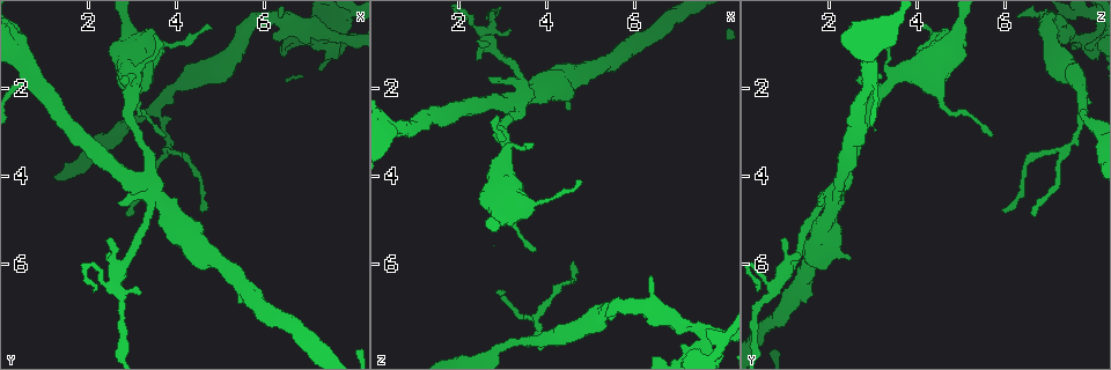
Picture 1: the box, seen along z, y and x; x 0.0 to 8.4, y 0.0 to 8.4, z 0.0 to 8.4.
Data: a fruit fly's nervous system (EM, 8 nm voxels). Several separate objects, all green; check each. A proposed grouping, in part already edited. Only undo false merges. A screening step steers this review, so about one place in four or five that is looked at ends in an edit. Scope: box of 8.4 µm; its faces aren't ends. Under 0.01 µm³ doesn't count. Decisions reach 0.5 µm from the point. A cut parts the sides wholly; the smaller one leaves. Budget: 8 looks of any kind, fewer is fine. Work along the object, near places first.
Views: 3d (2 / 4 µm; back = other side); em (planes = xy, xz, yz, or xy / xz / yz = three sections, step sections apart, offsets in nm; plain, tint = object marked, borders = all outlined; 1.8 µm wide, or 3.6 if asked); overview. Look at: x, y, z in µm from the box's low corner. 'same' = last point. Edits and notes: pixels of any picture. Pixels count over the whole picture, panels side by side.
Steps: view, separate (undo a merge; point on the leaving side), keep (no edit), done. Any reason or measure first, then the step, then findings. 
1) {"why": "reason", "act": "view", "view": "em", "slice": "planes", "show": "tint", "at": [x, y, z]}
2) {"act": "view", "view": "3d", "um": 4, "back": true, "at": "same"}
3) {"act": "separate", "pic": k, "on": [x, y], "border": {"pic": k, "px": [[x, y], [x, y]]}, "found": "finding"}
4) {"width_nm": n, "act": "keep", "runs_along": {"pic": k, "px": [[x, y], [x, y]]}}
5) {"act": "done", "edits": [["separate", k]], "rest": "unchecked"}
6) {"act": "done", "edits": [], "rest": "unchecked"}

{"why": "sharp bend", "act": "view", "view": "em", "slice": "planes", "show": "tint", "at": [3.05, 2.10, 3.10]}

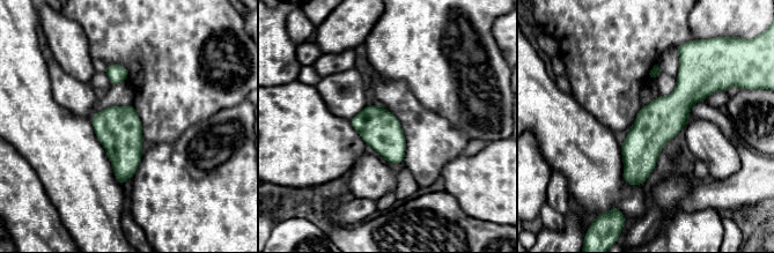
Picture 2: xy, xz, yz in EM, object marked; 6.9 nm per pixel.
{"act": "keep", "runs_along": {"pic": 2, "px": [[683, 65], [684, 97], [631, 181]]}, "found": "one cell here"}

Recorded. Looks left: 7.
{"why": "abrupt turn", "act": "view", "view": "em", "slice": "planes", "show": "borders", "at": [3.25, 4.00, 2.40]}

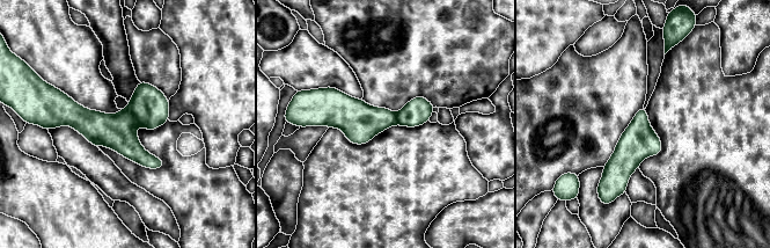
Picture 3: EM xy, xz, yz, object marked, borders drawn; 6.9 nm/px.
{"width_nm": 240, "act": "separate", "pic": 3, "on": [151, 108], "border": {"pic": 3, "px": [[127, 107], [138, 124]]}, "found": "a second cell is stuck on"}

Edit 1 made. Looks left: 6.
{"why": "arms part here", "act": "view", "view": "3d", "um": 2, "back": true, "at": [3.75, 3.35, 7.35]}

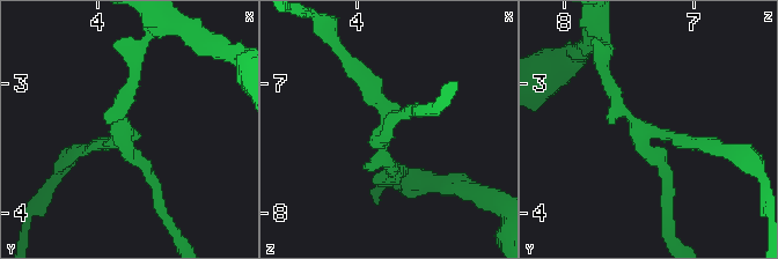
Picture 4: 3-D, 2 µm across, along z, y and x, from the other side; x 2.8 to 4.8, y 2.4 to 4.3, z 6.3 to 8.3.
{"arms": 3, "act": "view", "view": "em", "slice": "yz", "step": 8, "show": "tint", "at": [3.78, 3.38, 7.36]}

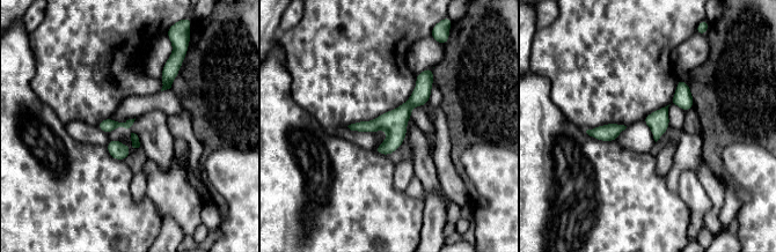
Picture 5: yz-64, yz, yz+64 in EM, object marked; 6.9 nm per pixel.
{"act": "view", "view": "em", "slice": "xy", "step": 4, "show": "borders", "at": "same"}

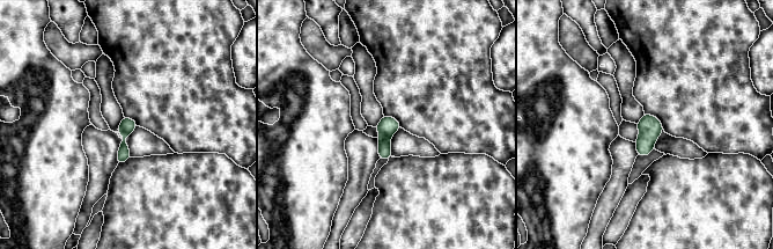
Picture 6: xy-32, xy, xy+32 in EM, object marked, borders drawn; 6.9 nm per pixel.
{"act": "keep", "found": "one cell here"}

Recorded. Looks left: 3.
{"act": "done", "edits": [["separate", 3]], "rest": "unchecked"}

